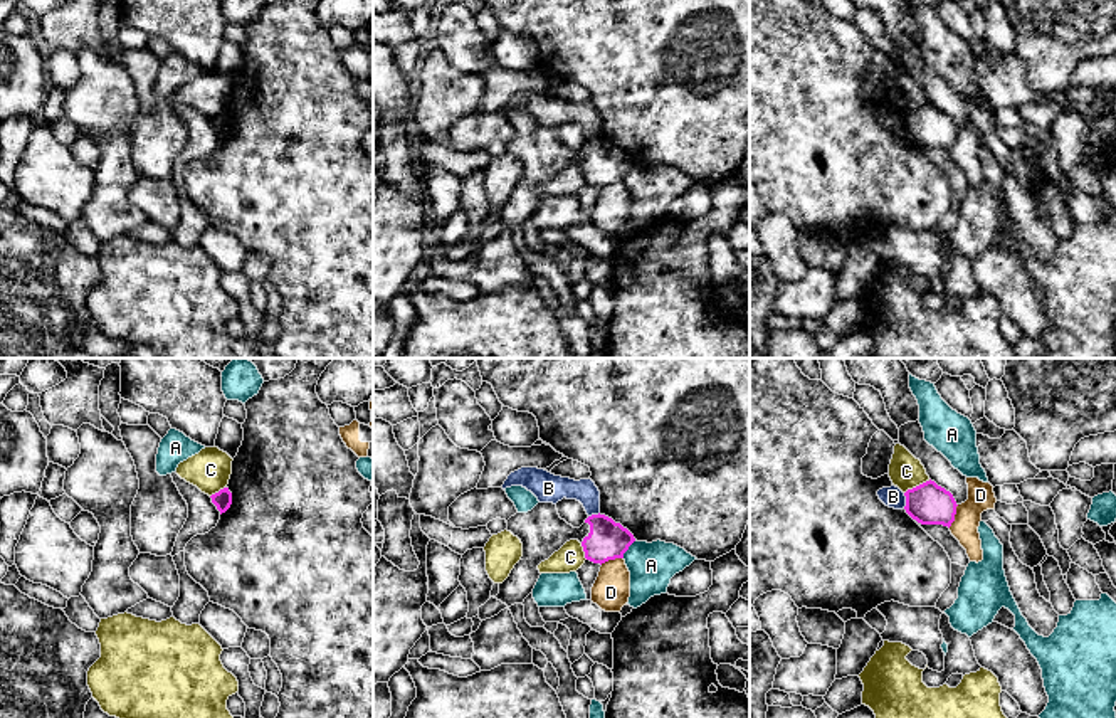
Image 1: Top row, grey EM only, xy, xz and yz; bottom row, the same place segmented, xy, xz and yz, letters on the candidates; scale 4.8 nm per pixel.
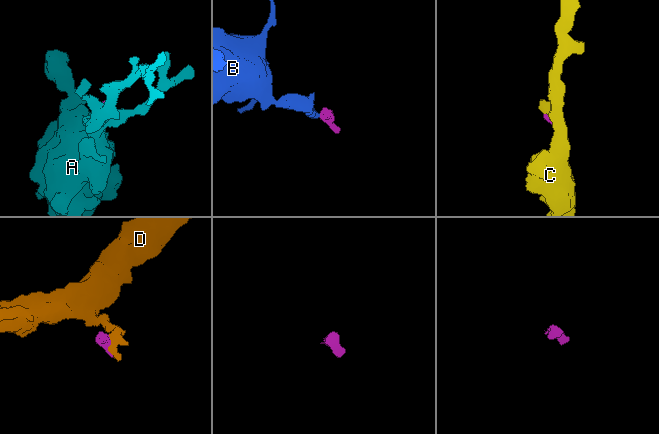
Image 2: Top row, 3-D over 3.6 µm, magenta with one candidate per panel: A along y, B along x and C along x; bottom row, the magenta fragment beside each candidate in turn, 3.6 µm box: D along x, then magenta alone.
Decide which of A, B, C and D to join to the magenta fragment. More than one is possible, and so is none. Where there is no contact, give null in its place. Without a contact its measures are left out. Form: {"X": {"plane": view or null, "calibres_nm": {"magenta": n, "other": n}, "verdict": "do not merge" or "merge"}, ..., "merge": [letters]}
{"A": {"plane": "xz", "calibres_nm": {"magenta": 190, "other": 220}, "verdict": "do not merge"}, "B": {"plane": "yz", "calibres_nm": {"magenta": 200, "other": 100}, "verdict": "do not merge"}, "C": {"plane": "yz", "calibres_nm": {"magenta": 200, "other": 160}, "verdict": "do not merge"}, "D": {"plane": "yz", "calibres_nm": {"magenta": 200, "other": 130}, "verdict": "do not merge"}, "merge": []}

